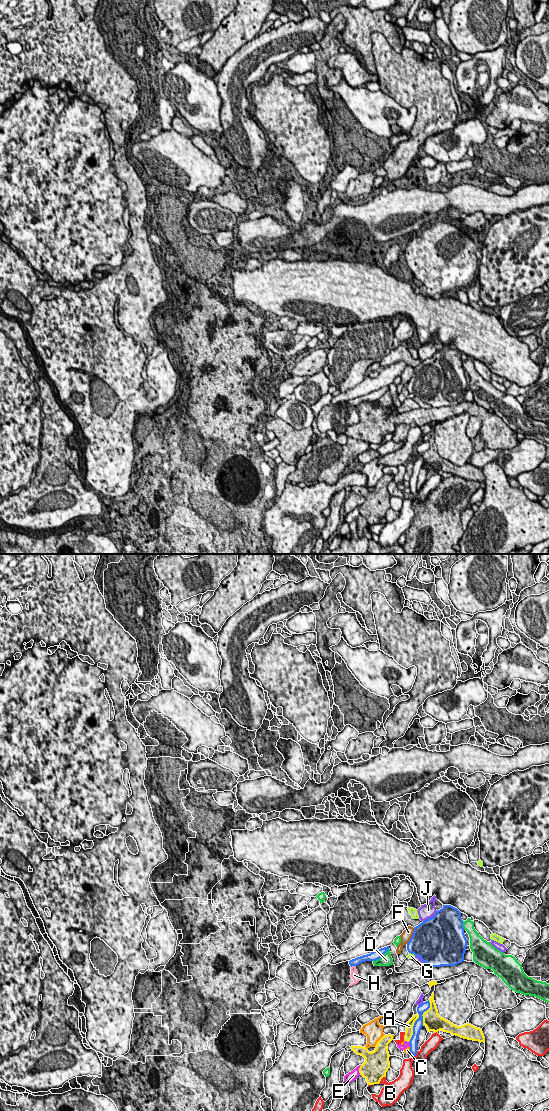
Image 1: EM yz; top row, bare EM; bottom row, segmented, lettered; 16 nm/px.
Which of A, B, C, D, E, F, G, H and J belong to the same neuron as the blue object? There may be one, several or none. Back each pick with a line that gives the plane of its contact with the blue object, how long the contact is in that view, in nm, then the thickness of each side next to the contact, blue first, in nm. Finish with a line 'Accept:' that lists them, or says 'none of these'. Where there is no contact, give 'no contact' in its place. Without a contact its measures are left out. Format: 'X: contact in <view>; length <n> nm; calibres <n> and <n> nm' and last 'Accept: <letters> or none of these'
Accept: none of these

